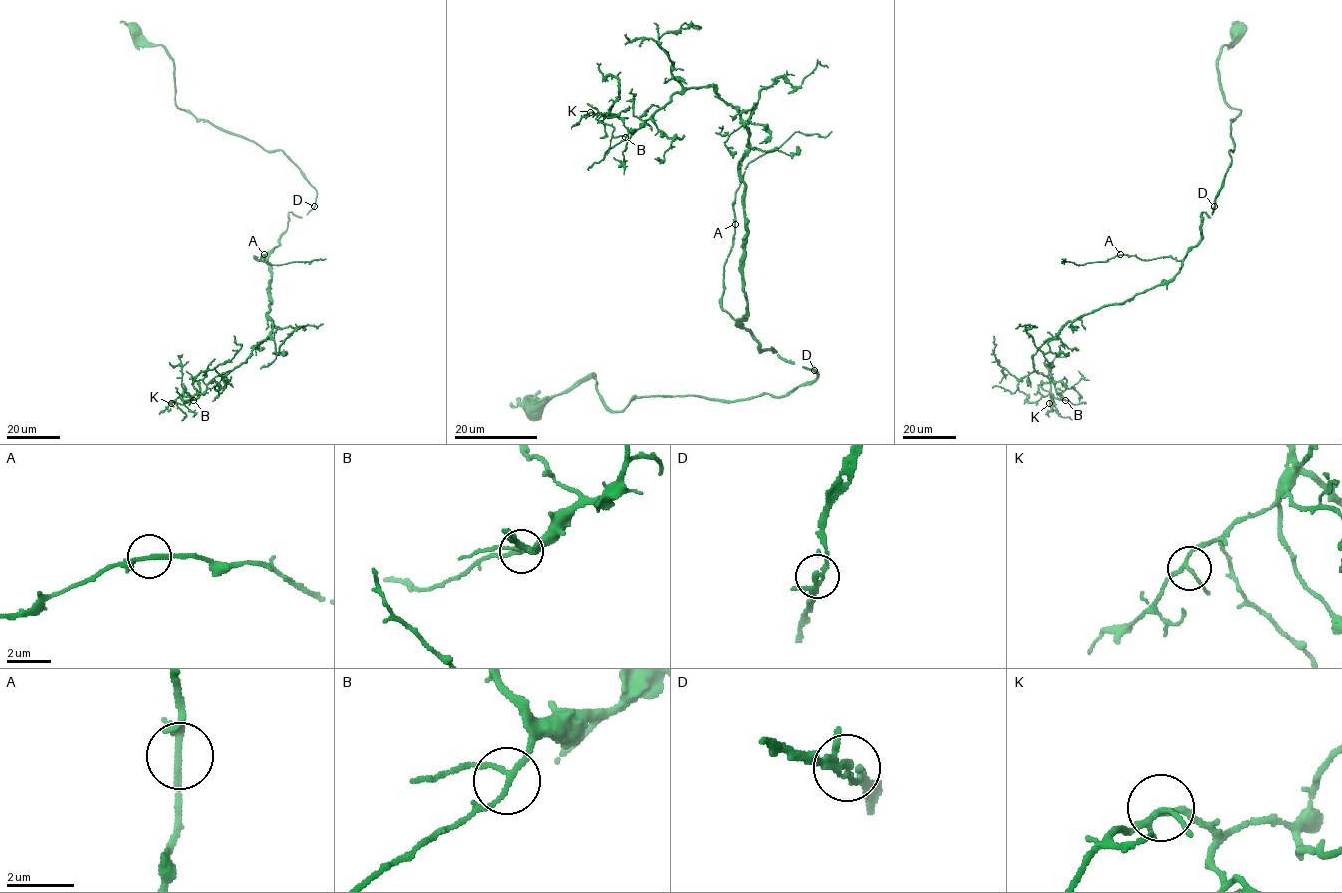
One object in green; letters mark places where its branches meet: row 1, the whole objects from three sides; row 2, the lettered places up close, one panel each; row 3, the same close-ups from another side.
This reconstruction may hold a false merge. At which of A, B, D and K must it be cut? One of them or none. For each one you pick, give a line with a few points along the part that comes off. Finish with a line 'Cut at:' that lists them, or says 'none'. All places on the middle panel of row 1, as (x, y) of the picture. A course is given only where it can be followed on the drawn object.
Cut at: none

